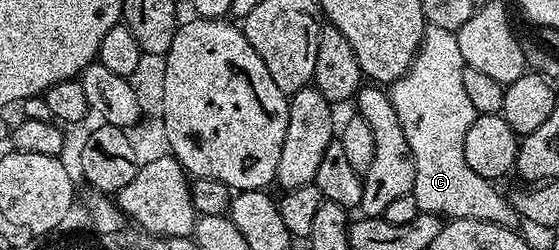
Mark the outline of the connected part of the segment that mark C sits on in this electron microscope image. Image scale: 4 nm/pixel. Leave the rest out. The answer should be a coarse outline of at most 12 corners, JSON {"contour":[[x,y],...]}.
{"contour":[[425,26],[390,94],[412,196],[445,220],[518,216],[464,156],[456,32]]}

